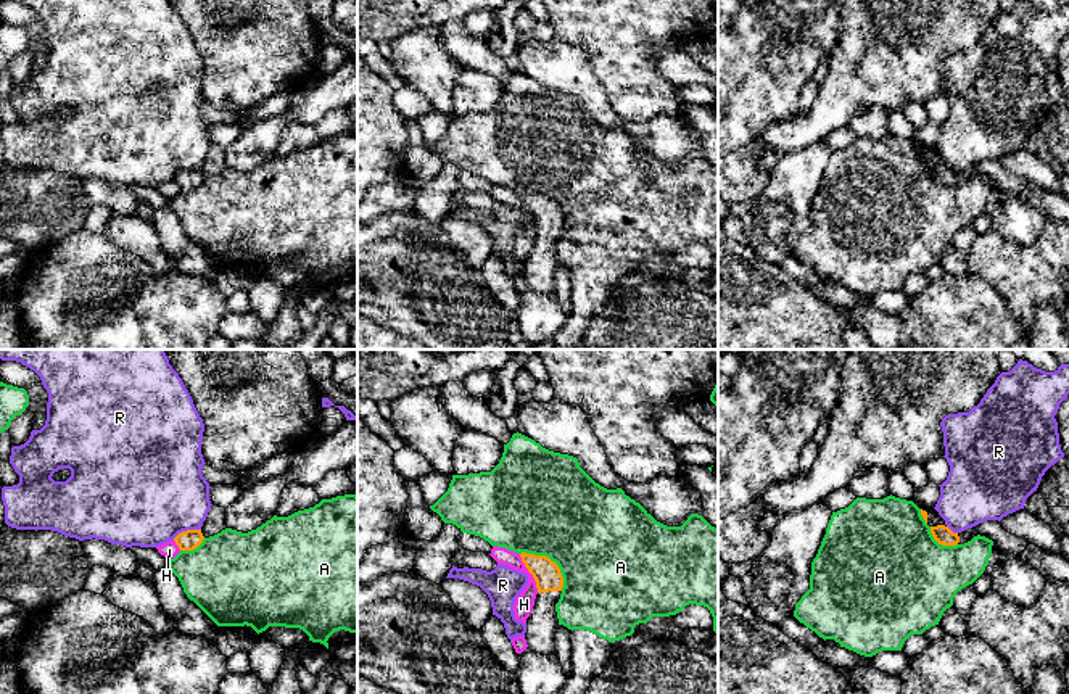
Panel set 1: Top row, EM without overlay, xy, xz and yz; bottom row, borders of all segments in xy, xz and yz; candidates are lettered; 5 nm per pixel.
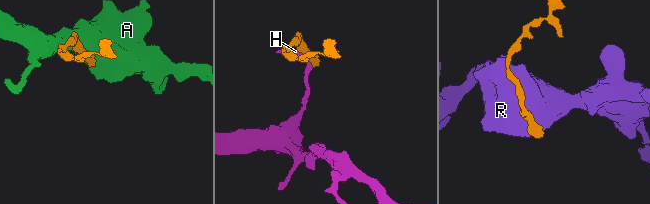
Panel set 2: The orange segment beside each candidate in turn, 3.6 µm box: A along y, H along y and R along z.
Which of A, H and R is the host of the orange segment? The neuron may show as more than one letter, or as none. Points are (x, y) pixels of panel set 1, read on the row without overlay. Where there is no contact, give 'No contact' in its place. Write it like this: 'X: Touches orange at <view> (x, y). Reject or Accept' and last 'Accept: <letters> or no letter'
A: Touches orange at xz (549, 198). Reject
H: Touches orange at xz (530, 211). Reject
R: Touches orange at xy (187, 169). Reject
Accept: no letter

